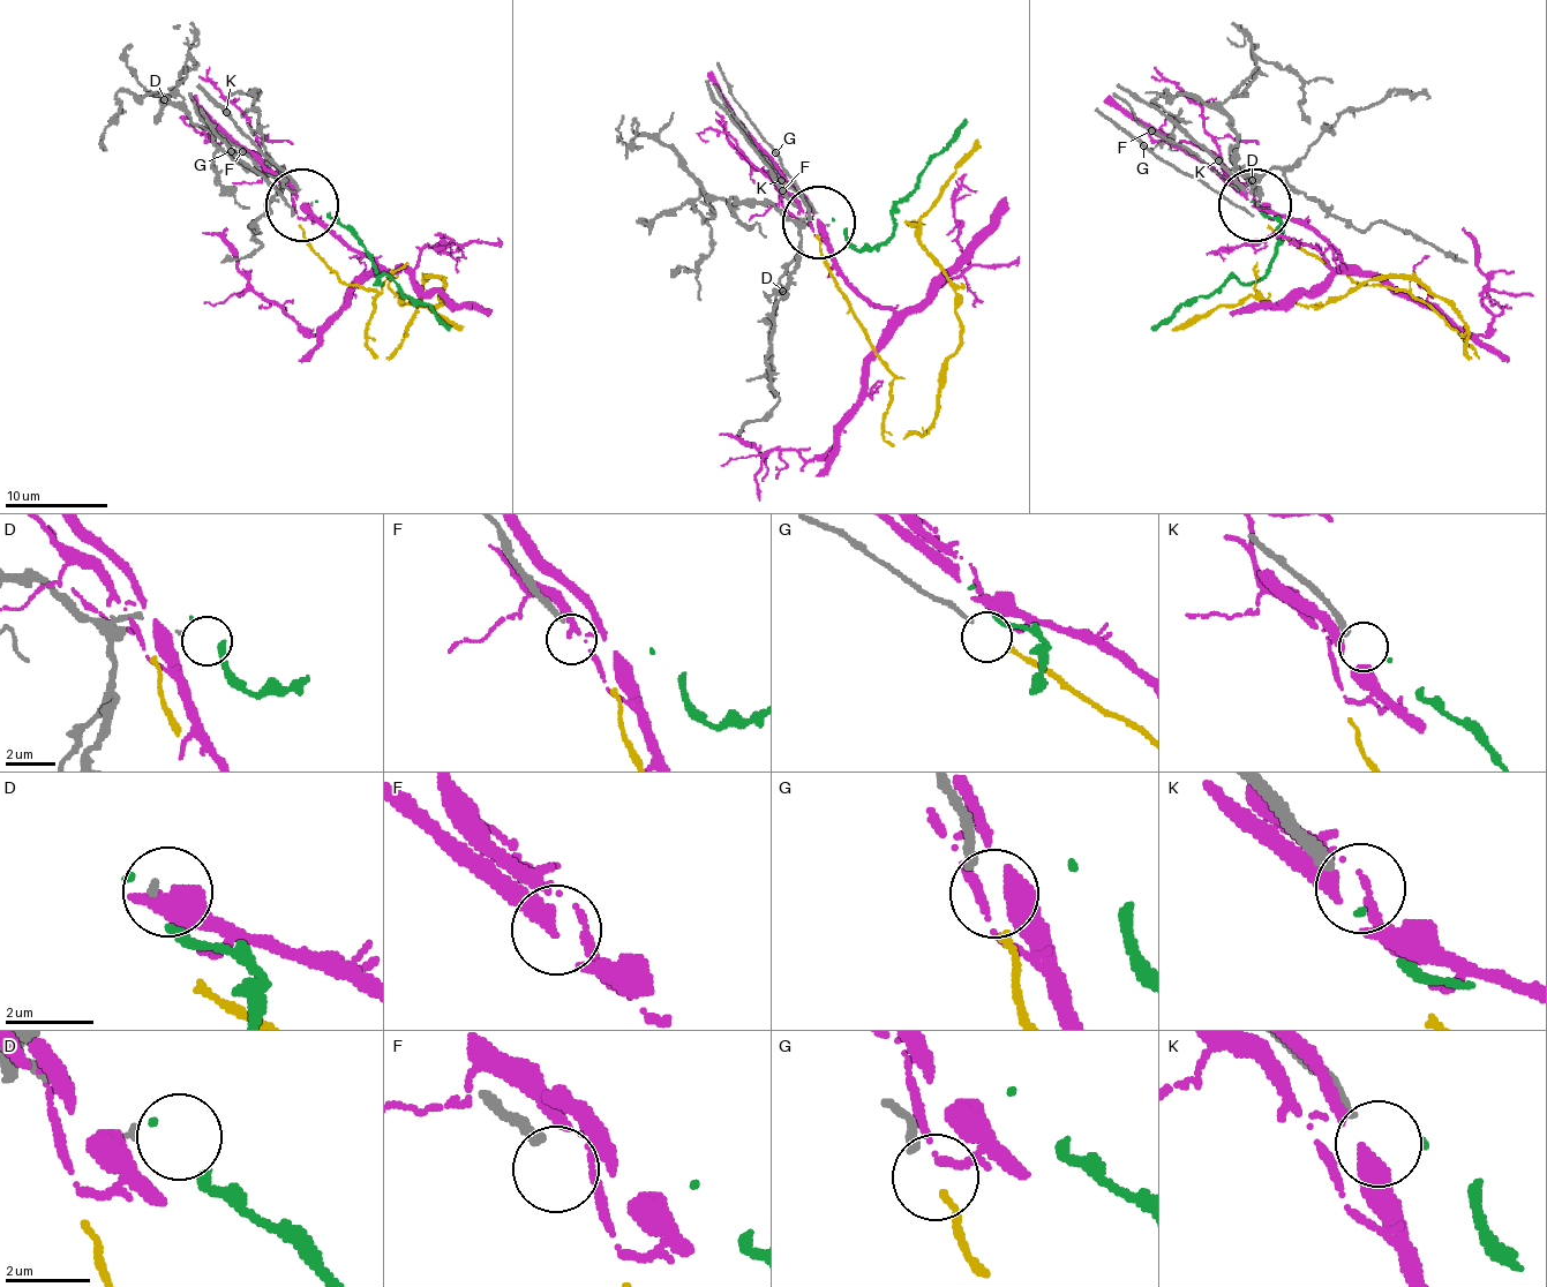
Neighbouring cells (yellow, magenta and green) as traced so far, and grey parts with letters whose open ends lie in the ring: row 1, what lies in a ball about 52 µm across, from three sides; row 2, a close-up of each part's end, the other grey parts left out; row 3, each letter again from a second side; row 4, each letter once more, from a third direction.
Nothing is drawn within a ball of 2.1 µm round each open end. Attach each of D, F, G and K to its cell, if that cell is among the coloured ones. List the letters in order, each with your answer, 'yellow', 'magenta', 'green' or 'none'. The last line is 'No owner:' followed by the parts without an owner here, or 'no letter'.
D: green
F: none
G: yellow
K: none
No owner: F, K

